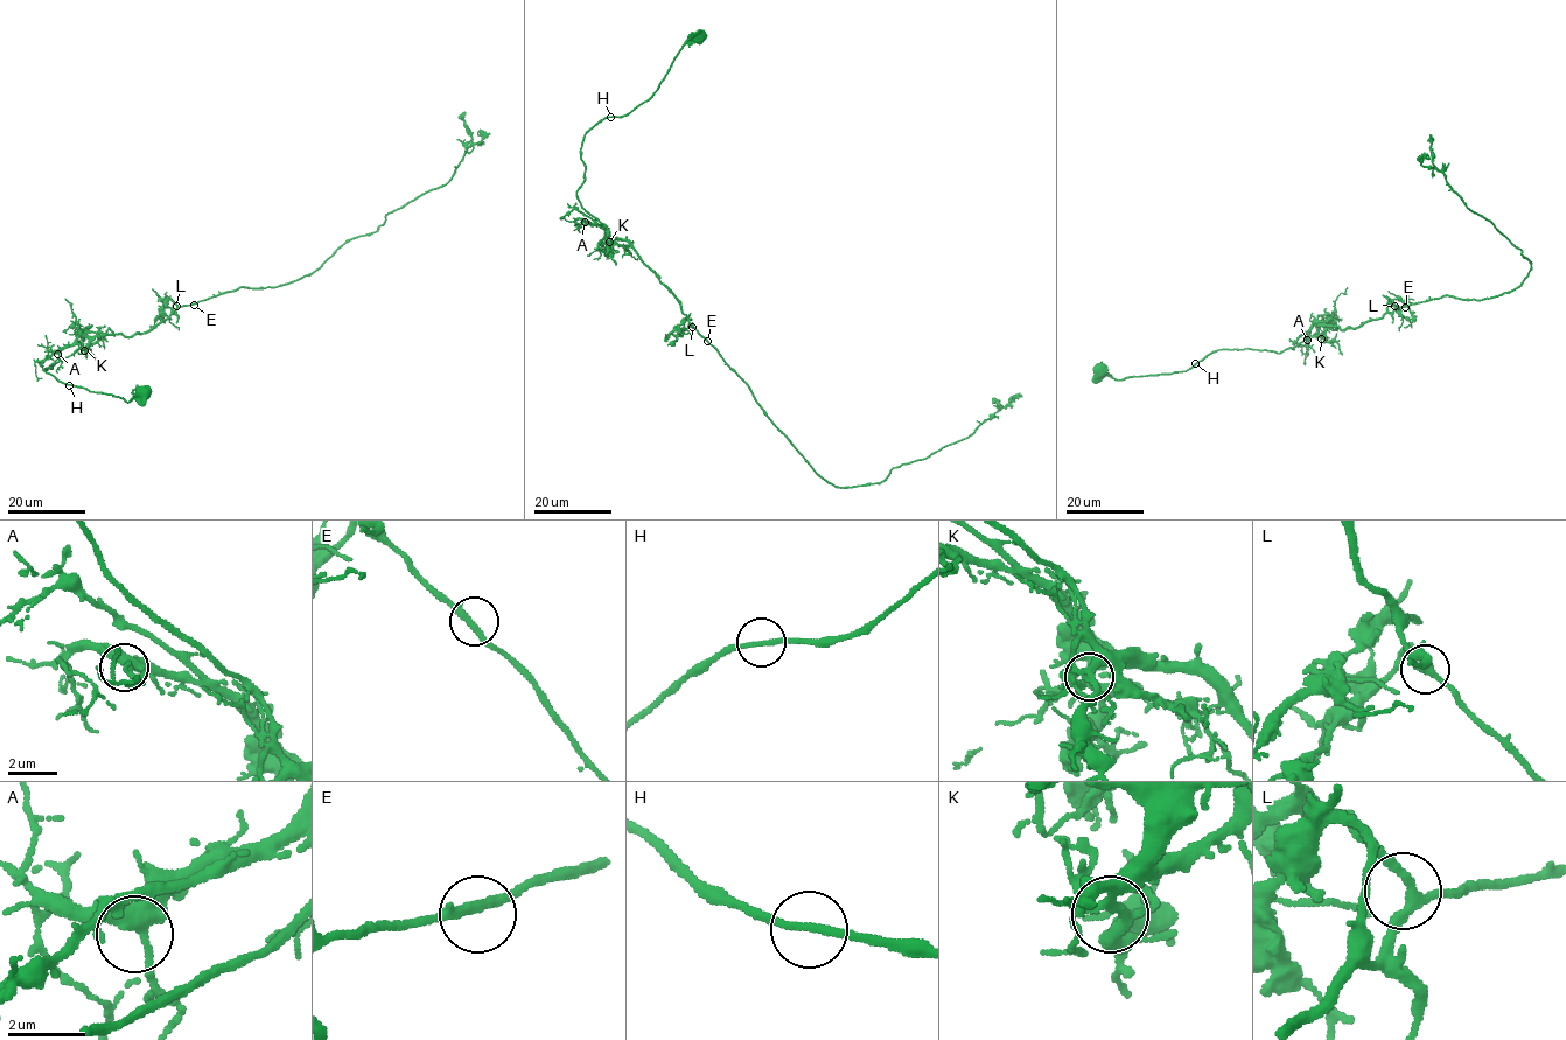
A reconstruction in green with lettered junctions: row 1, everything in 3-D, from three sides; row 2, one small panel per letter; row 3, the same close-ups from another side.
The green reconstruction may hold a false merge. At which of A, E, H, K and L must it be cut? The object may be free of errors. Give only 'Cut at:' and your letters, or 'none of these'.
Cut at: none of these

